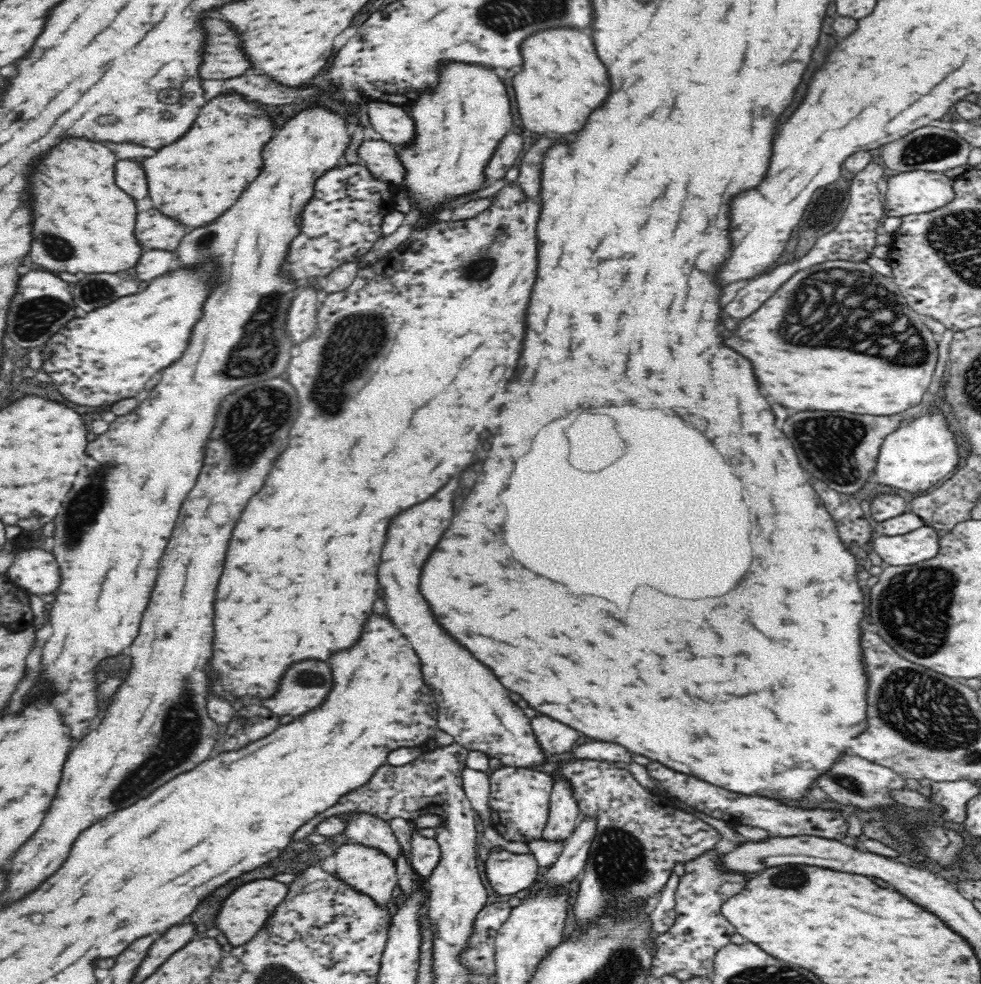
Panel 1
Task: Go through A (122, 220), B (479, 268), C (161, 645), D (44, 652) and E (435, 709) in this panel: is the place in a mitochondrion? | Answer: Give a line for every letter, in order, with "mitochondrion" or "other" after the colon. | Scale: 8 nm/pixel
A: other
B: mitochondrion
C: other
D: other
E: other

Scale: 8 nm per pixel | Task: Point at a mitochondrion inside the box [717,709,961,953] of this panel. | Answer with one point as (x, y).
(795, 879)

